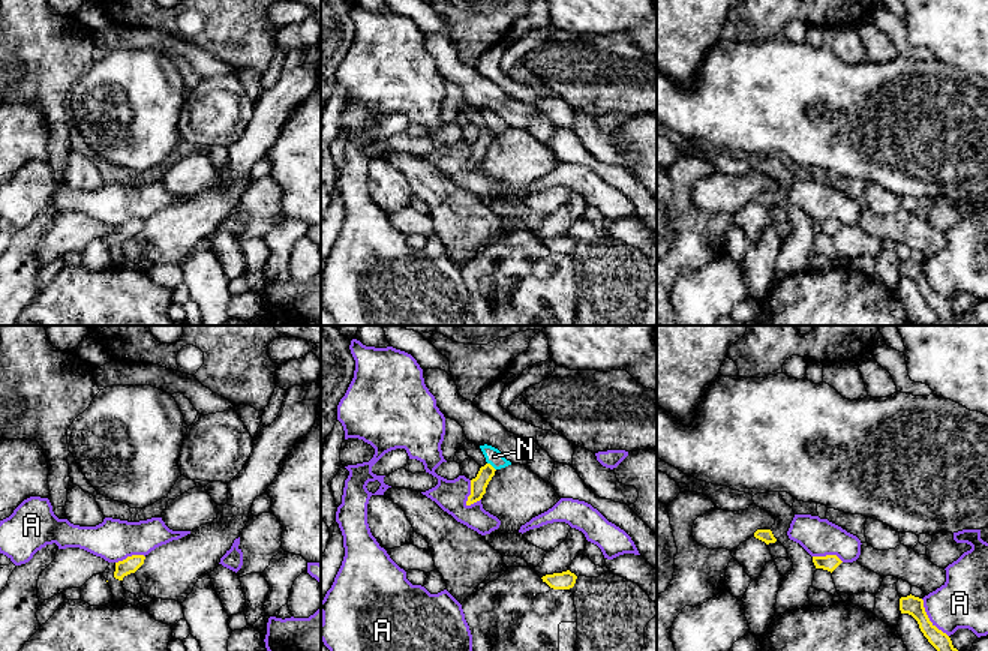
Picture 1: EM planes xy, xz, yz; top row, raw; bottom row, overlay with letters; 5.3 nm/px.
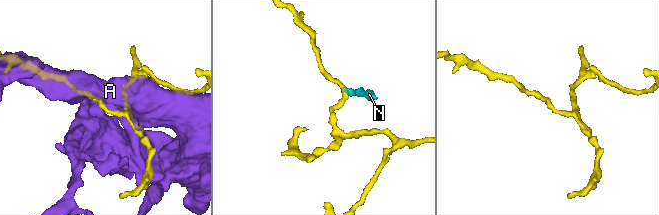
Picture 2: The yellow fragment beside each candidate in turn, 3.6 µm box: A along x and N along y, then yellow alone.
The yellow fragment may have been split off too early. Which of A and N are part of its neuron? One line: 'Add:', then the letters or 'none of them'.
Add: none of them

